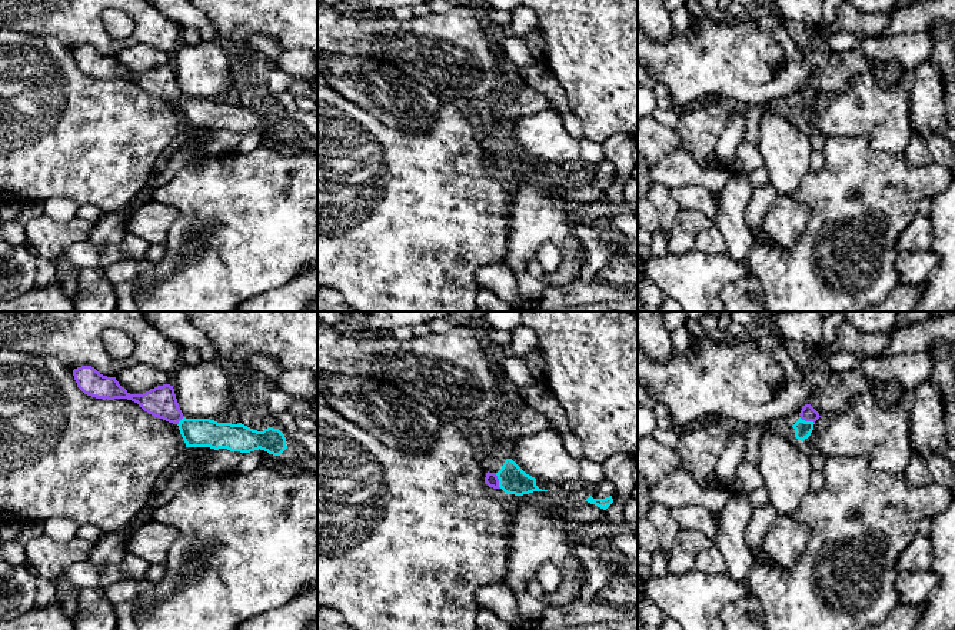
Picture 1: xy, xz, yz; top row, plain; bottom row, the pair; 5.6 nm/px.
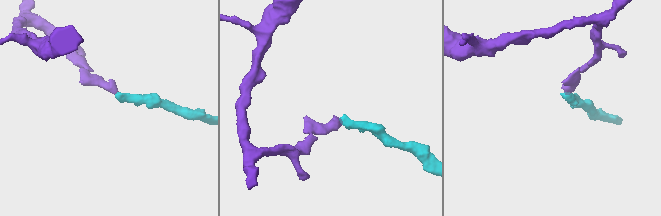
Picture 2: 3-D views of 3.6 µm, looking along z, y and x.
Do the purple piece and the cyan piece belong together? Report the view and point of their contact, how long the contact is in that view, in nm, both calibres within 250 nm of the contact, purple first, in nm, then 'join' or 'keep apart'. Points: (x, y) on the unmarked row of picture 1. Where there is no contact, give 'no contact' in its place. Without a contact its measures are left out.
xz (498, 160) | 90 nm | 70/160 nm | join

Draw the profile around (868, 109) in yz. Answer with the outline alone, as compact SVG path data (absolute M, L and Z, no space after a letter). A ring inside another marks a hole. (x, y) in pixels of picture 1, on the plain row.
M905 70L891 89L871 71L858 74L846 90L819 97L802 124L808 133L816 131L825 139L865 136L875 151L901 154L912 136L909 94L914 81L912 70Z

